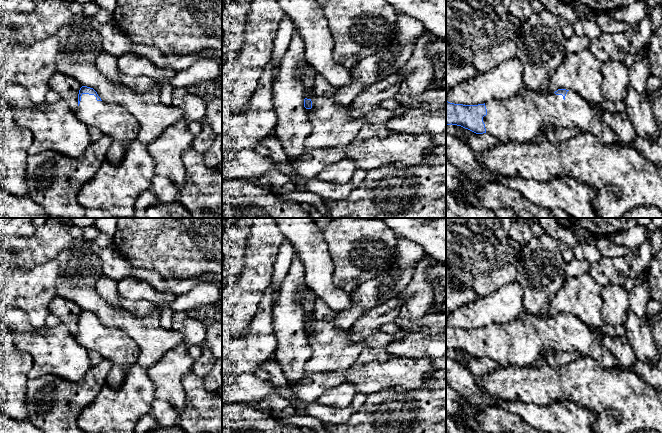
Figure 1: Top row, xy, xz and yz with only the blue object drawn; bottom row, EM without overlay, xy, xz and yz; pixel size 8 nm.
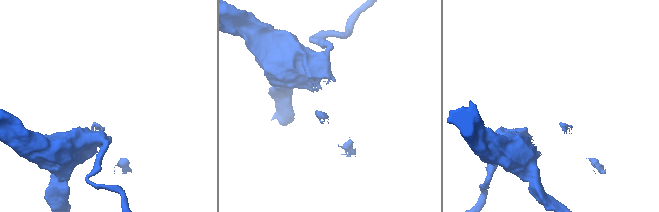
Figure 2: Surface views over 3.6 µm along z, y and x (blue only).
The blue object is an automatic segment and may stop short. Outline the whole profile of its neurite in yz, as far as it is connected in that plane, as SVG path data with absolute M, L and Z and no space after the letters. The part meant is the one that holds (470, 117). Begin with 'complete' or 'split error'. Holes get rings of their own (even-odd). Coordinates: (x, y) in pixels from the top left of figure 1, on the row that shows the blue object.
split error; M525 87L520 95L511 99L493 99L478 105L454 104L446 101L446 126L451 124L476 134L488 133L503 144L531 142L541 132L543 126L576 128L595 136L602 144L621 144L596 109L582 96L566 89L558 89L554 93L547 90L542 94Z

